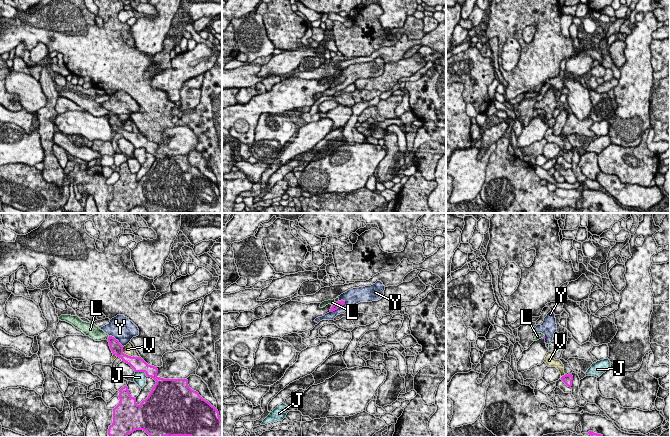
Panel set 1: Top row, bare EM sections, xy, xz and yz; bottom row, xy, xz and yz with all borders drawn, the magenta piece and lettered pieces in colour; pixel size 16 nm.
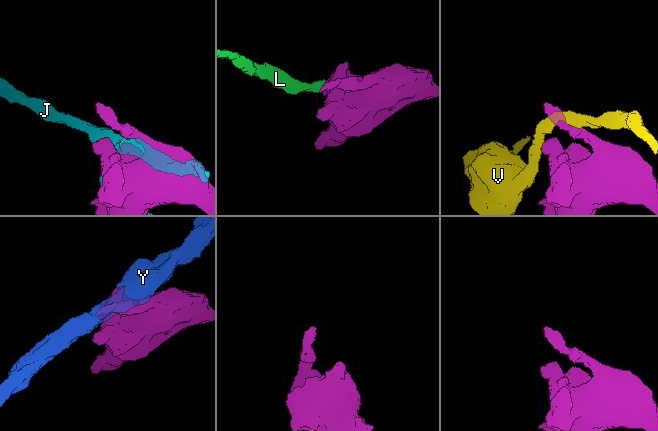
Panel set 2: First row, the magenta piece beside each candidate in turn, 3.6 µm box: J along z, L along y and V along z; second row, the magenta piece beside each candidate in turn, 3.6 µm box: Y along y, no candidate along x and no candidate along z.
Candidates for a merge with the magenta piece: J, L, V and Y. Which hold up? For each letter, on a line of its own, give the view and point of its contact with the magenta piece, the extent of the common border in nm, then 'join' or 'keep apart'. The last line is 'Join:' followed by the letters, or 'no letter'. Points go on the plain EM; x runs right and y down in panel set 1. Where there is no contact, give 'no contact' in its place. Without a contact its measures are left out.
J: xy (142, 147) | 200 nm | keep apart
L: xz (335, 79) | 100 nm | join
V: xy (125, 130) | 240 nm | keep apart
Y: xz (338, 83) | 320 nm | keep apart
Join: L

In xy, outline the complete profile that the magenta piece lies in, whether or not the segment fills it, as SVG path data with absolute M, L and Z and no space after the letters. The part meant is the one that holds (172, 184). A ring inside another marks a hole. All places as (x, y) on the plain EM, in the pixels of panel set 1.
M61 91L59 96L72 100L86 112L95 117L107 116L113 131L129 140L135 148L145 148L146 152L153 154L156 160L148 173L139 181L136 174L129 169L128 163L119 166L119 180L113 185L113 199L109 202L110 213L127 213L136 206L145 207L150 213L222 213L222 196L218 186L203 175L198 168L192 166L187 155L164 155L157 152L157 143L148 141L141 133L131 133L123 129L123 122L114 113L109 112L94 98L83 98L78 92Z

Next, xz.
M335 75L328 76L328 77L322 78L319 83L323 84L328 80L332 81L330 88L333 88L333 87L337 86L338 84L342 83L345 80L345 77L341 76L341 77L336 78Z

